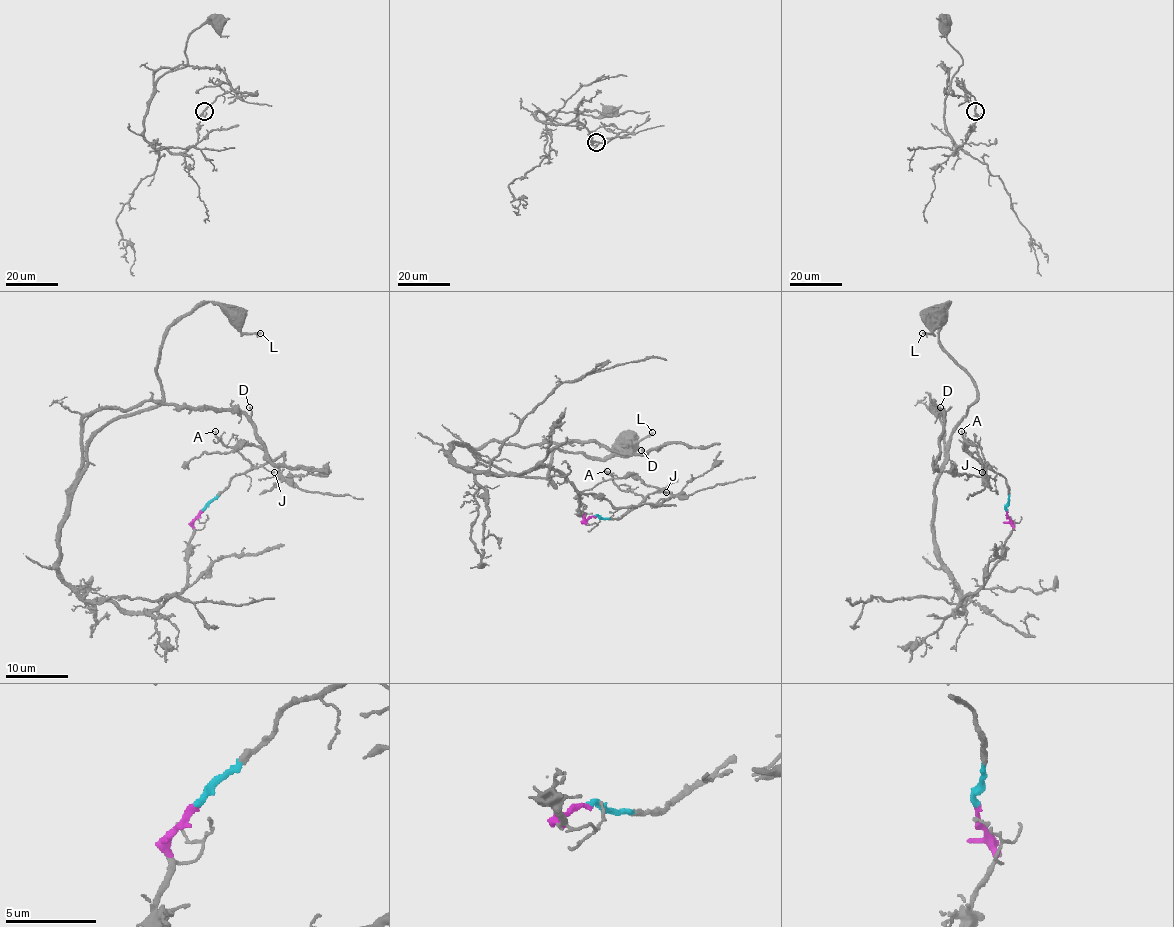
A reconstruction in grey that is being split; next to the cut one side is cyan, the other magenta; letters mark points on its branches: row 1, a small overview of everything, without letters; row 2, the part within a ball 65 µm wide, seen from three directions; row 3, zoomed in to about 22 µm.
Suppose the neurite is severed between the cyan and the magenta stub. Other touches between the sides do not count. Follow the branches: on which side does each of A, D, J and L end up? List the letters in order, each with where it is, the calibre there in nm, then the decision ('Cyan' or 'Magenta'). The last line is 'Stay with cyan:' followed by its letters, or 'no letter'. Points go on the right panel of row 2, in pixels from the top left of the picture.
A: Place: (961, 431). Thickness 140 nm. Cyan
D: Place: (940, 407). Thickness 190 nm. Magenta
J: Place: (982, 472). Thickness 130 nm. Cyan
L: Place: (922, 333). Thickness 190 nm. Magenta
Stay with cyan: A, J

